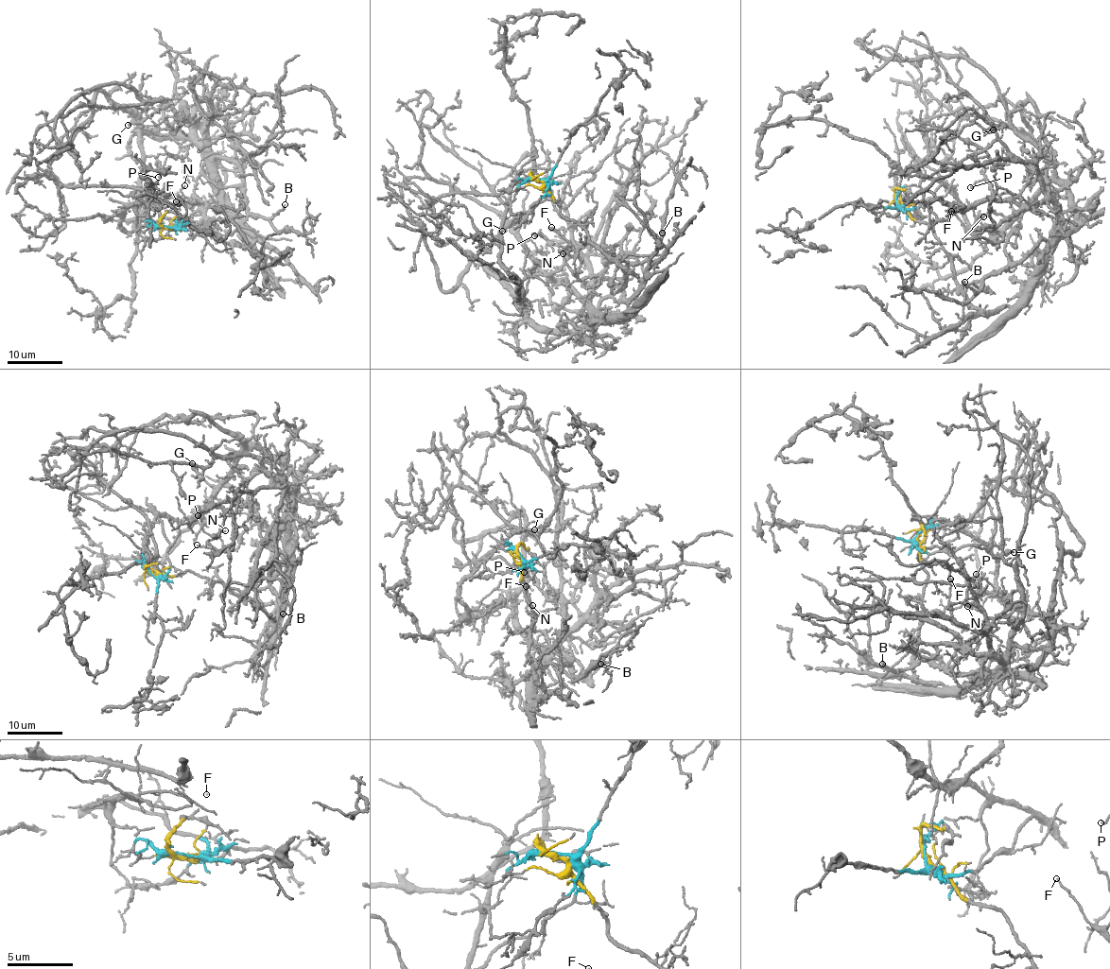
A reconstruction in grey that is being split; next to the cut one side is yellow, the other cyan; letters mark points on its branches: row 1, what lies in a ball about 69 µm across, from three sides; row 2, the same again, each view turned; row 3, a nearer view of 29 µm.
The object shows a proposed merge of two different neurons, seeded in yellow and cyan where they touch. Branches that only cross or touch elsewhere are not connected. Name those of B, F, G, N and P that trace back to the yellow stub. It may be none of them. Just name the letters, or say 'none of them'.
B, F, G, N, P

